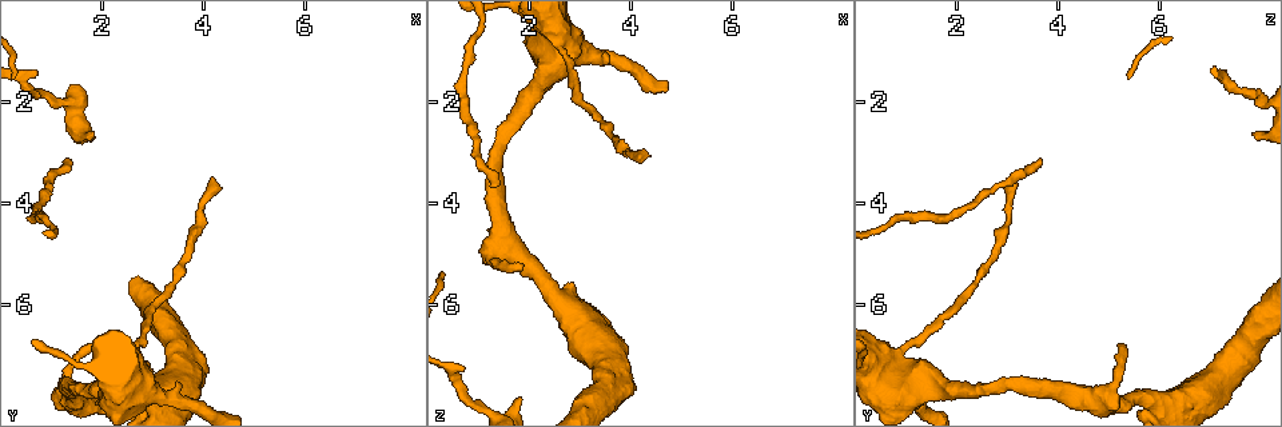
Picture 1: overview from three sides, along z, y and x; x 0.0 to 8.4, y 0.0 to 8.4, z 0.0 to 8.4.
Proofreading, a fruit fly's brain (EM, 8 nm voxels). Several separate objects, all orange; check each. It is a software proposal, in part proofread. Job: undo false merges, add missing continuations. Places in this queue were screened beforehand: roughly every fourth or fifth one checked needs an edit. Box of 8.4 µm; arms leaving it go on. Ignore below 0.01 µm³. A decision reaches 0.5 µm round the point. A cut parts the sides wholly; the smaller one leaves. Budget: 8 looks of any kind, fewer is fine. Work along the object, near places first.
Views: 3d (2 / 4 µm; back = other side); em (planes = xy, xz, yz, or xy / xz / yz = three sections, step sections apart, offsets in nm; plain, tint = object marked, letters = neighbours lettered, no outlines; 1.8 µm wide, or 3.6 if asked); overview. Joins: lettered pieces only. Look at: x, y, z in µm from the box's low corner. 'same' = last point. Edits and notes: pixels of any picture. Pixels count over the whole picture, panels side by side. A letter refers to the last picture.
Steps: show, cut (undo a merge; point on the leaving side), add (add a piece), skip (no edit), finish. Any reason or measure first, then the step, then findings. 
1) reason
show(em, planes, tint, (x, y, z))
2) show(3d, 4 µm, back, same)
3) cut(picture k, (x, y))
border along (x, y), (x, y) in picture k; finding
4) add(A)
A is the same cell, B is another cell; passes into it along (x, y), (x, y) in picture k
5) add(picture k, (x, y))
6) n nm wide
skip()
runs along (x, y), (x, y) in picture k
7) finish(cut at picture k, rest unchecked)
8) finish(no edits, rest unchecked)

long arm stops here
show(3d, 2 µm, (1.40, 3.15, 3.70))

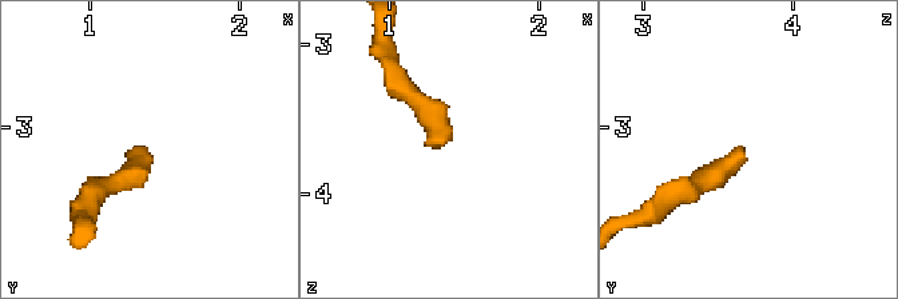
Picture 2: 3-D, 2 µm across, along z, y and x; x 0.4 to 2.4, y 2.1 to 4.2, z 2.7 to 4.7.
need the tissue
show(em, 3.6 µm, planes, letters, (1.36, 3.14, 3.68))

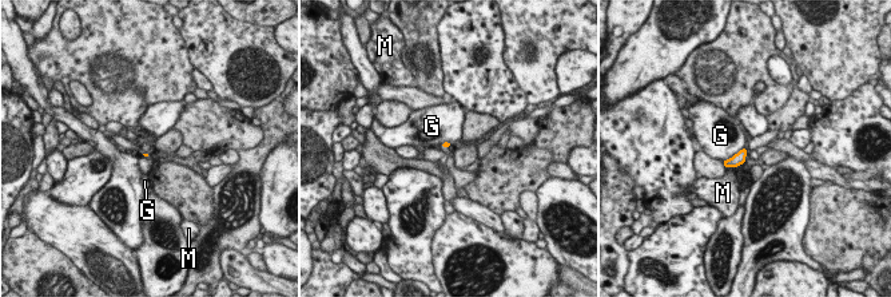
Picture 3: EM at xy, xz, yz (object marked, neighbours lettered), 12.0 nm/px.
skip()
G and M are other cells; border along (744, 146), (723, 161) in picture 3; no lettered piece goes on from it

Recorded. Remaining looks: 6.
show(em, planes, tint, (1.80, 6.85, 5.30))

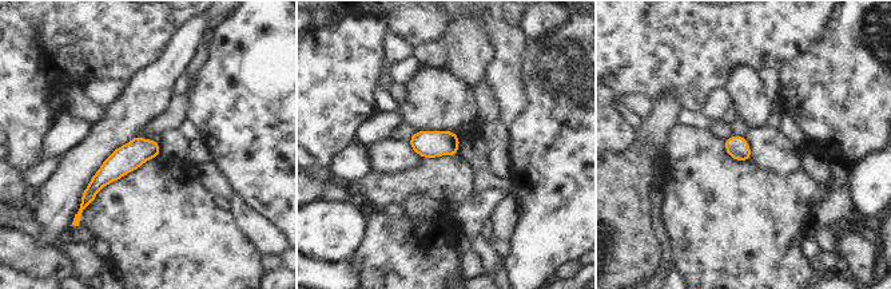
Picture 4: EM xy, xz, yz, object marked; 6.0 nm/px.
show(em, planes, letters, same)

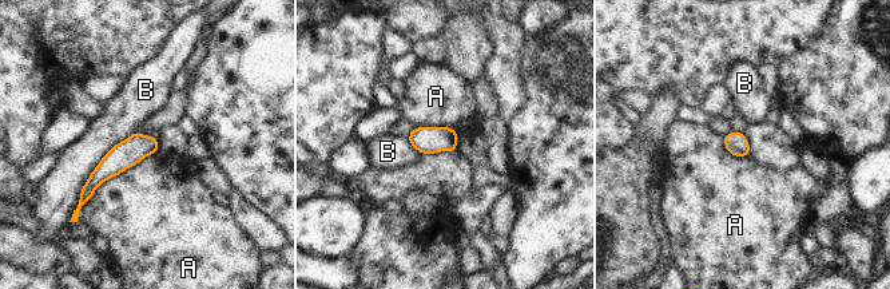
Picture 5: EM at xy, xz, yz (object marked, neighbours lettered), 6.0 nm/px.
A touches over 600 nm
skip()
A and B are other cells; runs along (154, 141), (116, 159), (84, 197) in picture 5; none of them fits

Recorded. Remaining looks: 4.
thick turns thin
show(em, planes, tint, (2.75, 6.75, 1.15))

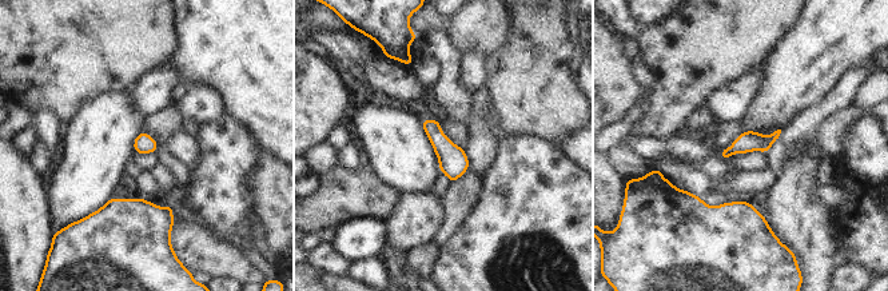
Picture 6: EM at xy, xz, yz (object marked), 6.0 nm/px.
what lies round it
show(em, planes, letters, same)

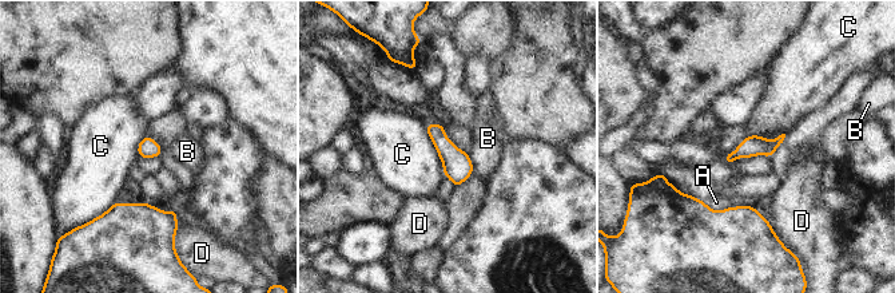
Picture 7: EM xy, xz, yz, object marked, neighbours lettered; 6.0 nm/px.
skip()
A, B, C and D are other cells; border along (424, 125), (445, 175) in picture 7; continuous, no second neuron

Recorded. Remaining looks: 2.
finish(no edits, rest unchecked)

